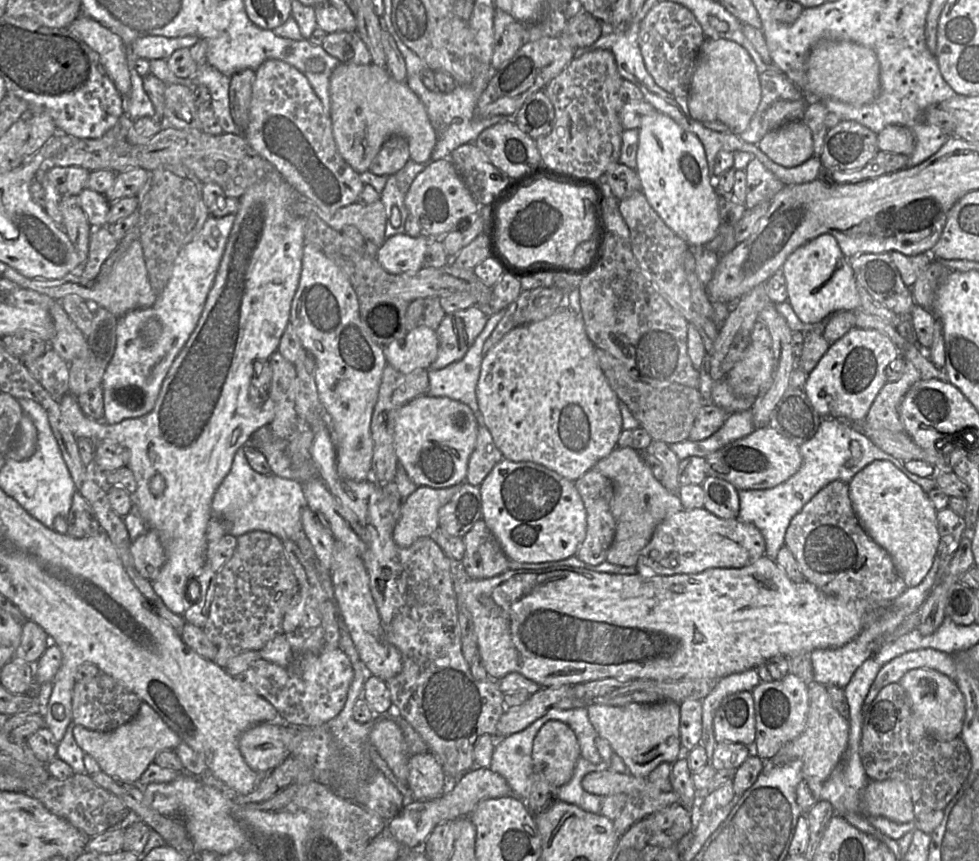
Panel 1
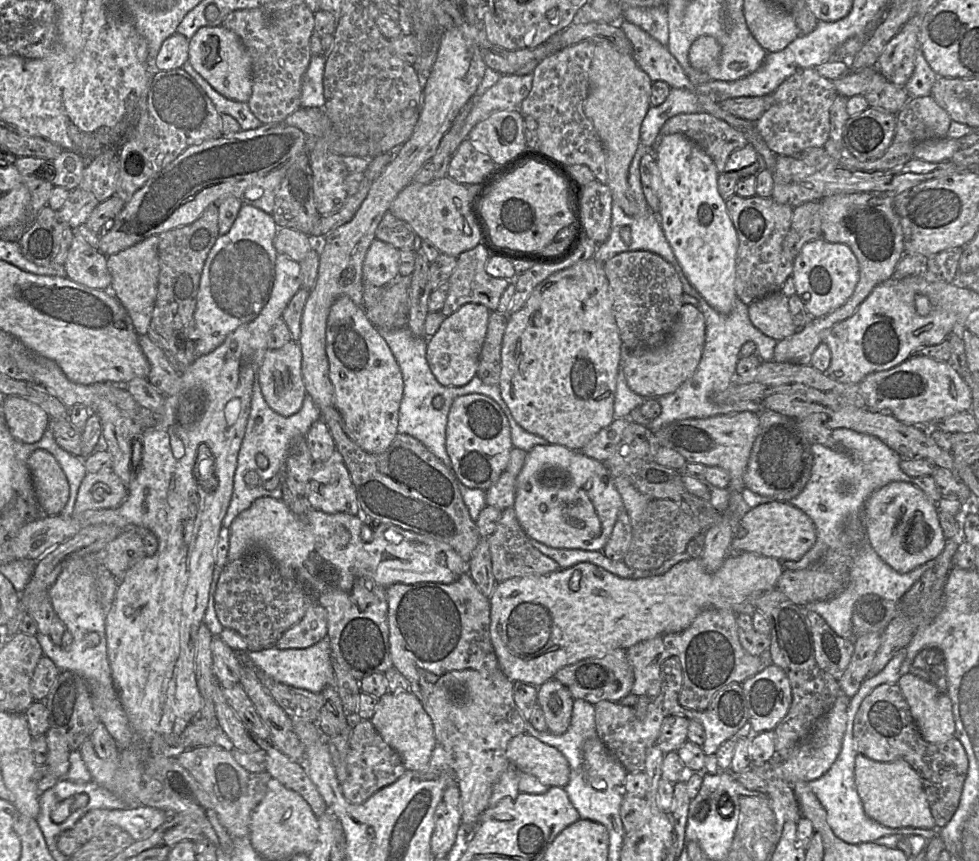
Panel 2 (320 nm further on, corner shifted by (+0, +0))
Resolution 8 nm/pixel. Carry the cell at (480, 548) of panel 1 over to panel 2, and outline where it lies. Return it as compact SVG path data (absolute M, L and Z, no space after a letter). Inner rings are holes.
M512 507L502 512L496 530L487 537L487 542L491 553L492 571L497 583L515 577L546 575L560 569L556 561L542 554L530 543L530 538L521 527Z

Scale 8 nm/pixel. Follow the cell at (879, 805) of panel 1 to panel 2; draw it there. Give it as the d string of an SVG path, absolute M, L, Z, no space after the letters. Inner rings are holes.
M858 753L854 775L864 812L872 820L889 828L936 829L922 779L907 762L878 762Z

